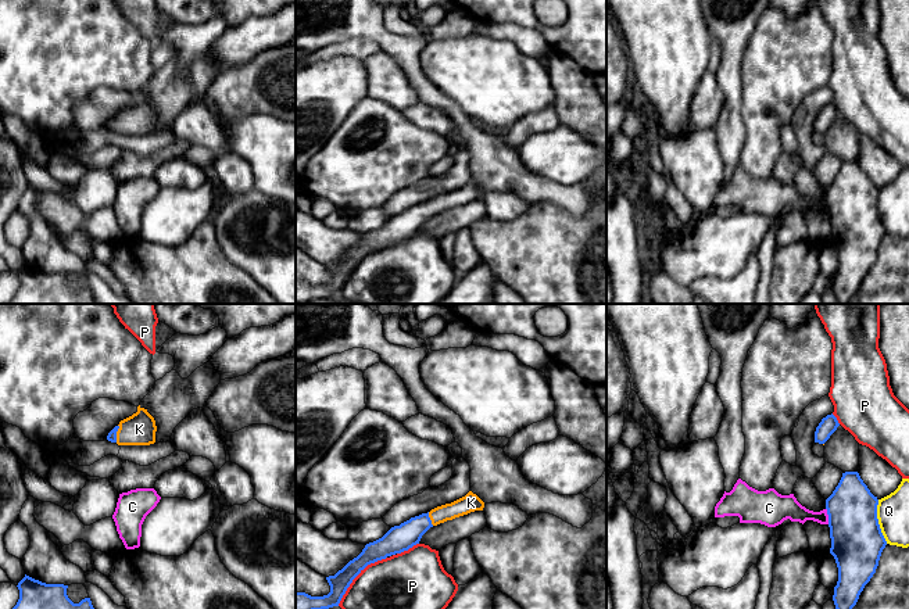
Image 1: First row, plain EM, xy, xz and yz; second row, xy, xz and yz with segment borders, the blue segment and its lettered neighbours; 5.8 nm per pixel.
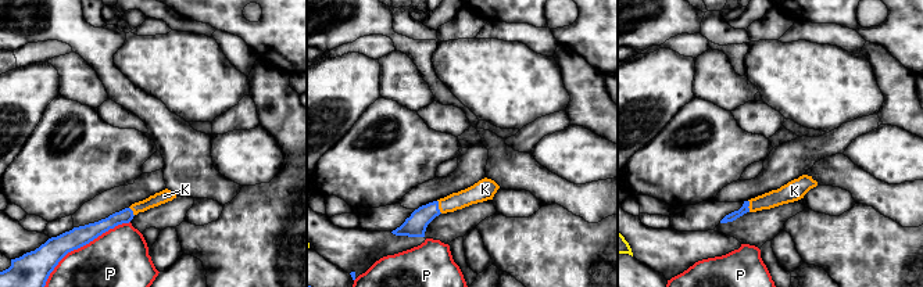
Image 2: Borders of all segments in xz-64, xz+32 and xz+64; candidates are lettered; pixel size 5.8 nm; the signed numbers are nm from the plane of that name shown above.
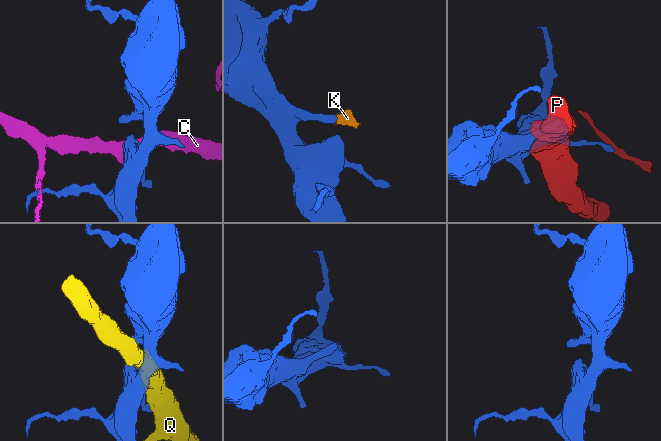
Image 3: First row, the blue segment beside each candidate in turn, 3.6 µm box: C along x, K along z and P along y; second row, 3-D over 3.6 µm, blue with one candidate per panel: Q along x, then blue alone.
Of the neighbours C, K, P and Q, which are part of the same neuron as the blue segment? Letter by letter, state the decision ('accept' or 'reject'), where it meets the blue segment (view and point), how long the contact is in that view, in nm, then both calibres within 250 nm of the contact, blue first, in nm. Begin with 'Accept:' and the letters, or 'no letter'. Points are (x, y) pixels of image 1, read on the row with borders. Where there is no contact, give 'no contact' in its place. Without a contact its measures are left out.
Accept: K
C: reject; meets blue in yz at (829, 516); contact 100 nm long; 300 nm thick on the blue side, 140 nm on the other
K: accept; meets blue in xy at (115, 433); contact 110 nm long; 50 nm thick on the blue side, 190 nm on the other
P: reject; meets blue in xz at (357, 575); contact 400 nm long; 120 nm thick on the blue side, 300 nm on the other
Q: reject; meets blue in yz at (877, 522); contact 260 nm long; 300 nm thick on the blue side, 190 nm on the other

